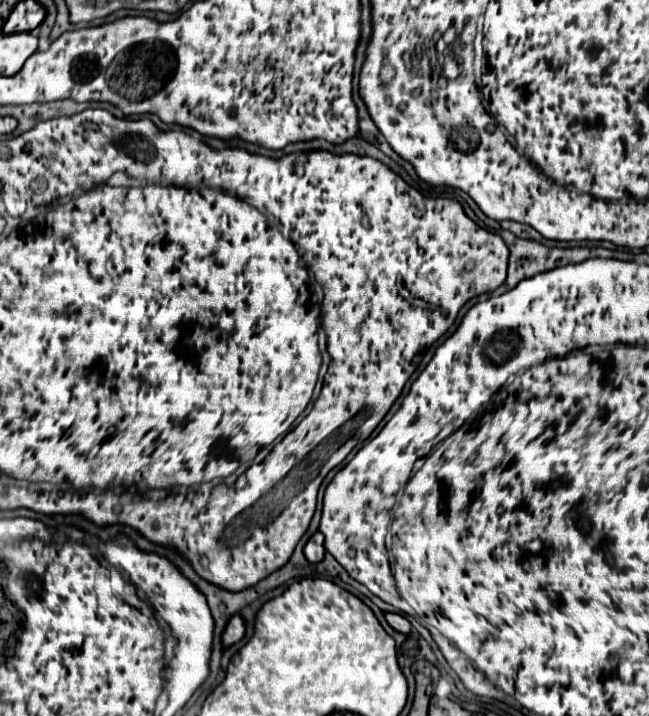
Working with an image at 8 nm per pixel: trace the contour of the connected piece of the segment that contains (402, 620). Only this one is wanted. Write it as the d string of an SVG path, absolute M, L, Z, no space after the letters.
M385 614L385 620L393 630L397 630L401 634L409 634L409 630L411 630L409 620L405 616L401 616L401 614Z

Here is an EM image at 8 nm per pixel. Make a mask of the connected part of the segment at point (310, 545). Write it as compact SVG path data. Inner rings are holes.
M315 532L309 542L305 544L305 556L311 564L315 562L321 562L323 556L325 556L325 548L323 548L323 534L321 532Z

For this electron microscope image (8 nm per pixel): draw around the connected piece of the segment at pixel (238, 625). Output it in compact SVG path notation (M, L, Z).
M233 616L233 618L229 620L229 624L225 626L225 632L221 634L221 644L223 644L223 648L229 648L231 644L239 642L239 640L243 638L243 634L245 634L243 618L241 618L241 616Z

